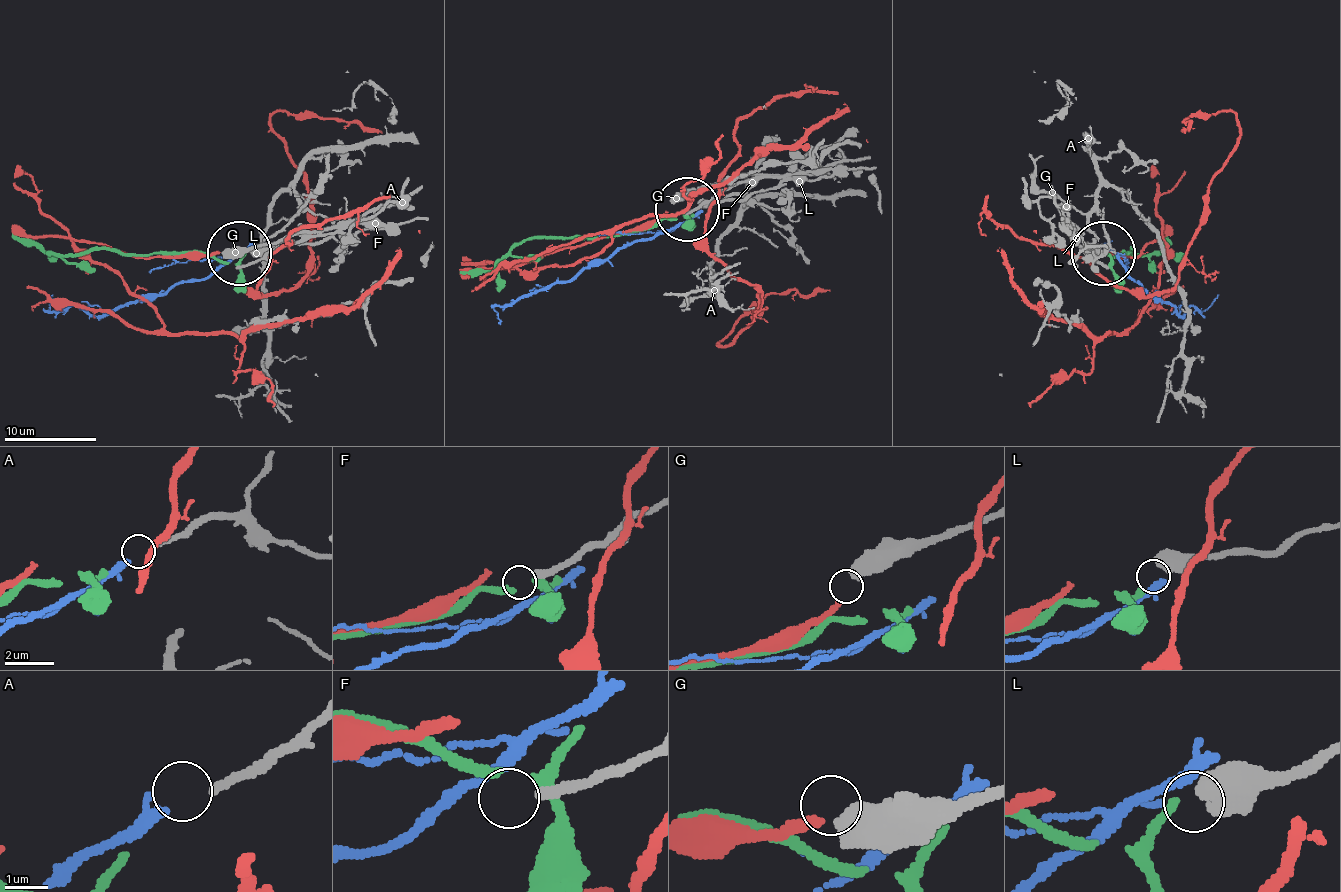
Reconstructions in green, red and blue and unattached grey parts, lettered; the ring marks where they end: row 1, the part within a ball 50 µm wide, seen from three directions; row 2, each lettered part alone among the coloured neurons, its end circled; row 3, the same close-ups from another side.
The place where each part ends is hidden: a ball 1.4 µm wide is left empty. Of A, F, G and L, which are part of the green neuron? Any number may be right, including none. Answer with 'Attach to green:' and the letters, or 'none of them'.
Attach to green: L

